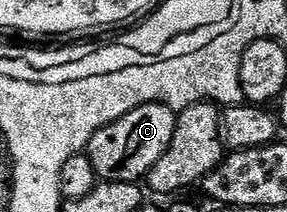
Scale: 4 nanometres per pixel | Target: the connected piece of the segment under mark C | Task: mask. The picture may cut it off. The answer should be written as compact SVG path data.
M163 103L140 105L96 132L84 153L92 161L92 169L96 169L99 180L107 183L138 183L149 176L156 161L160 161L168 145L172 145L177 120L173 107L165 107Z

